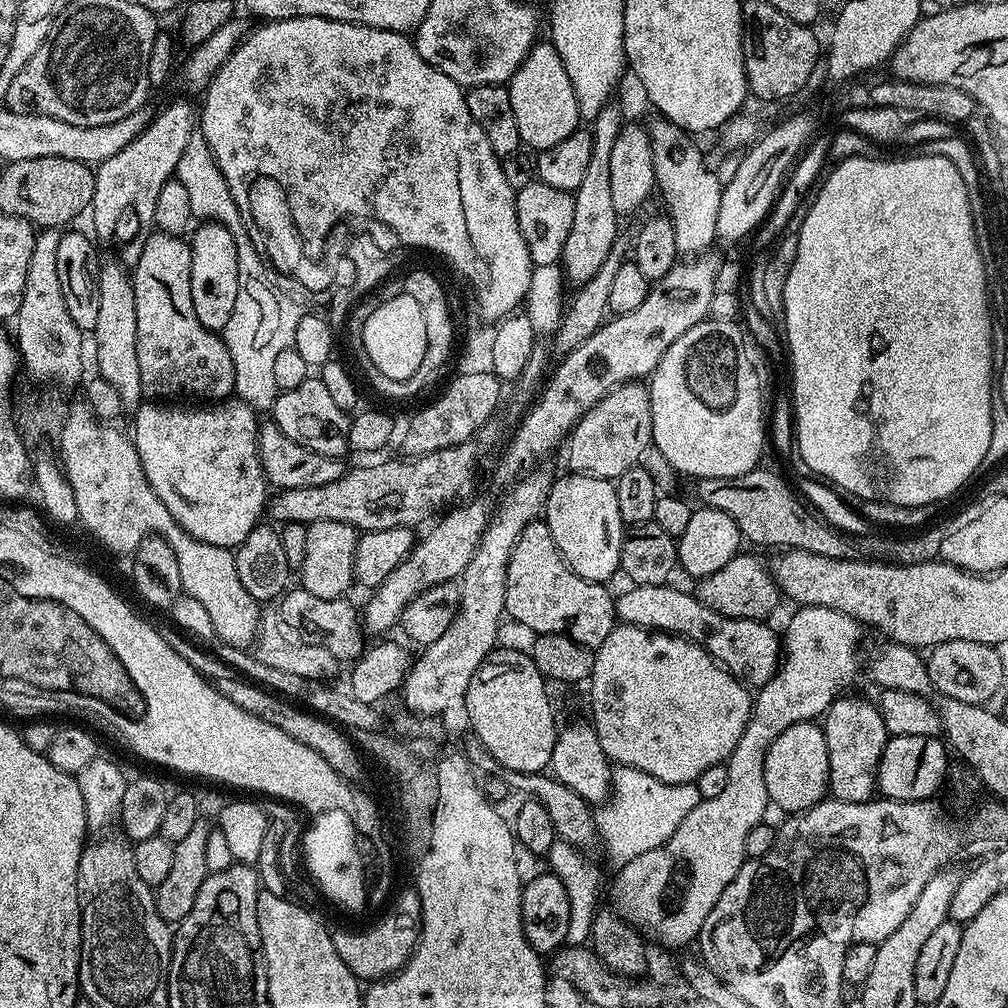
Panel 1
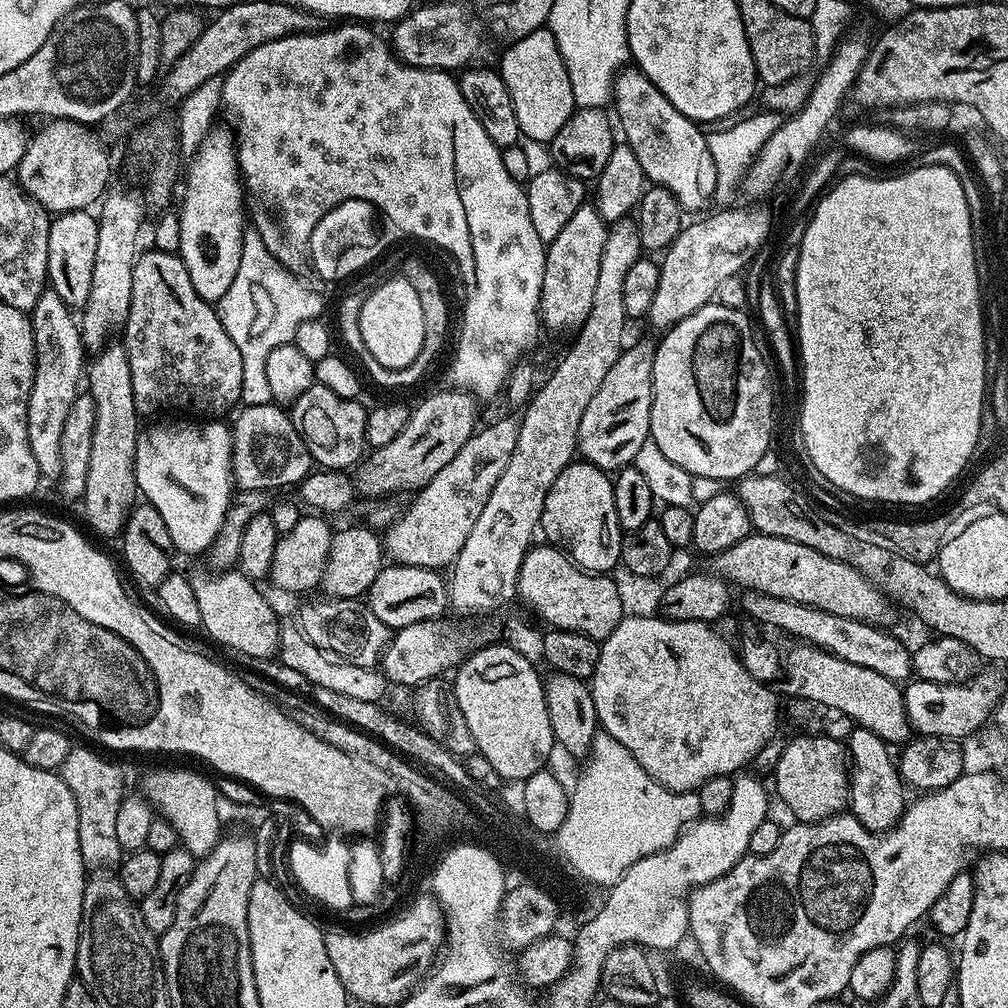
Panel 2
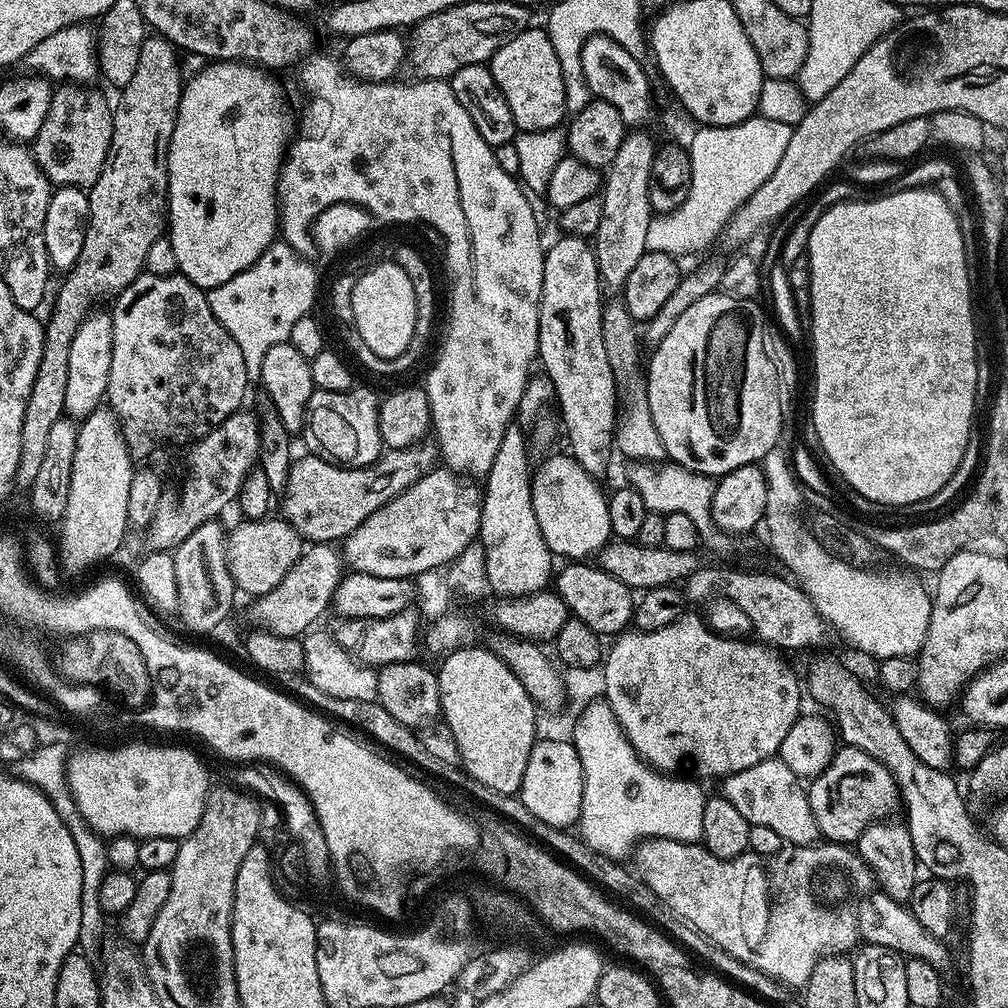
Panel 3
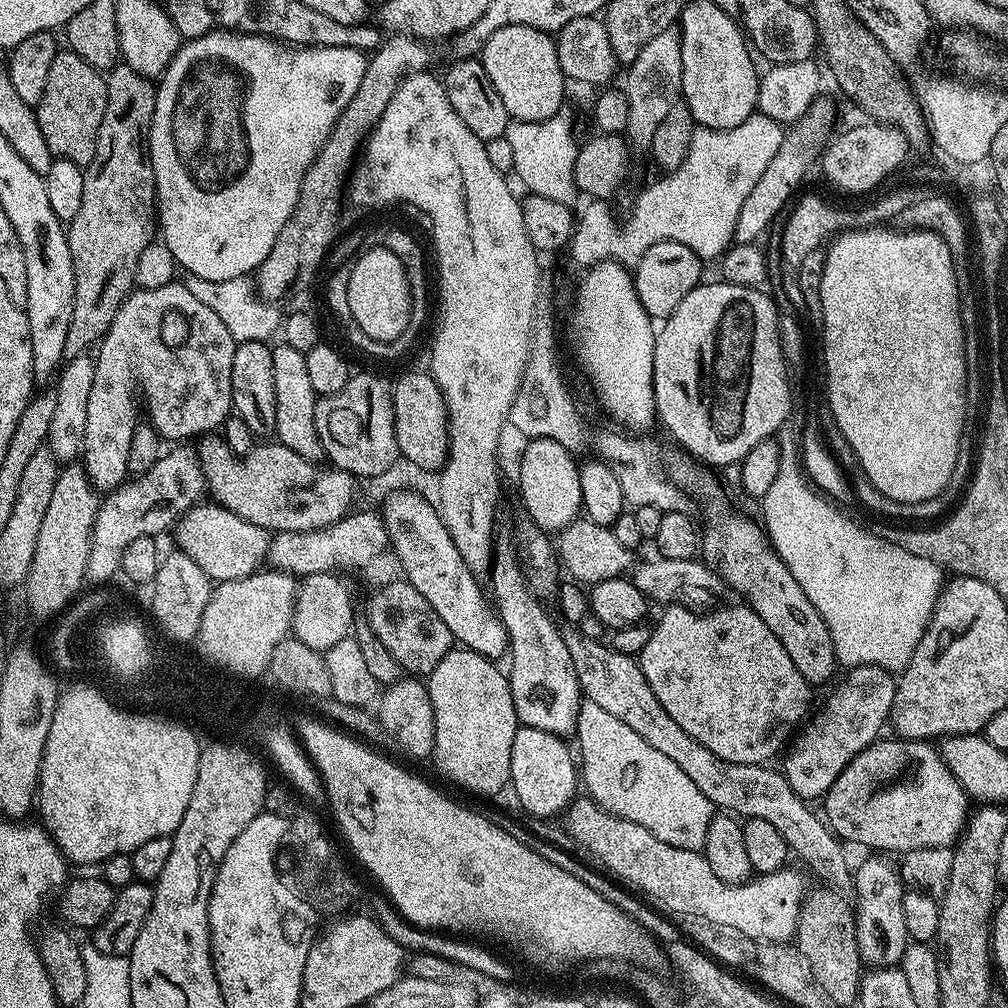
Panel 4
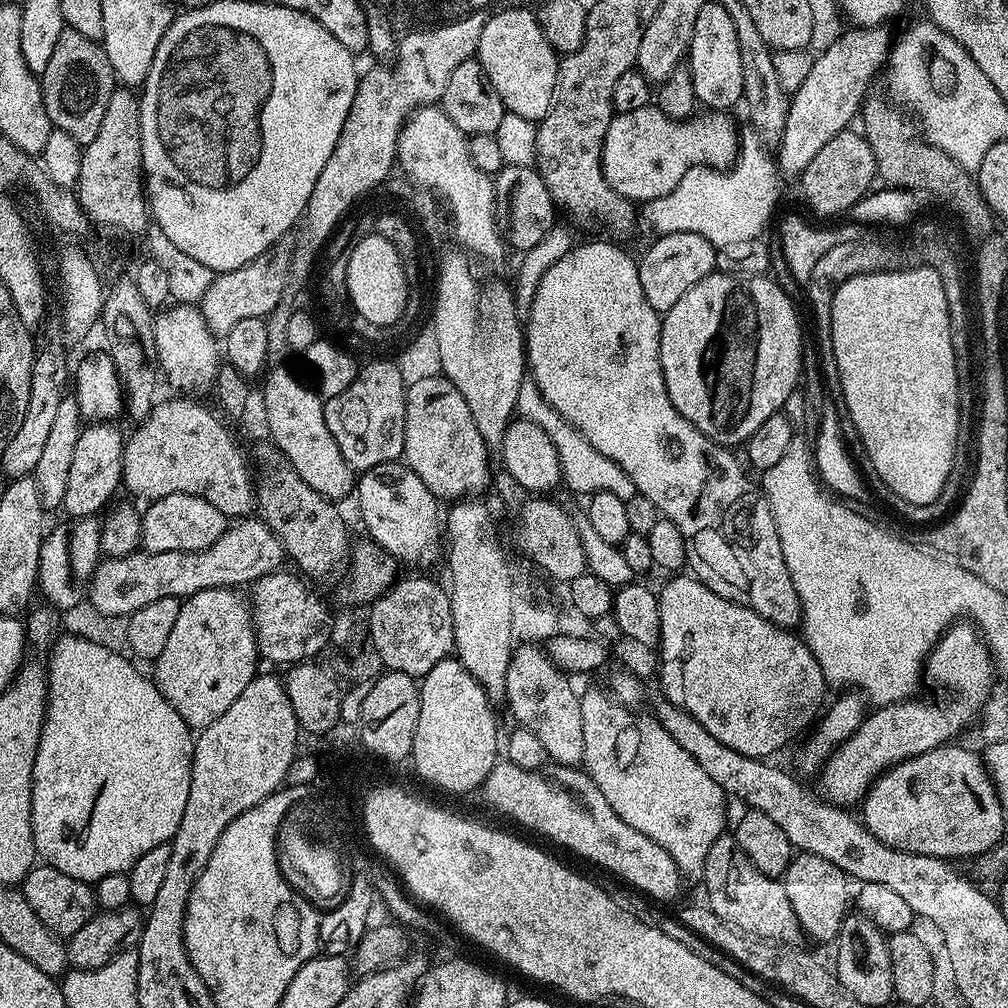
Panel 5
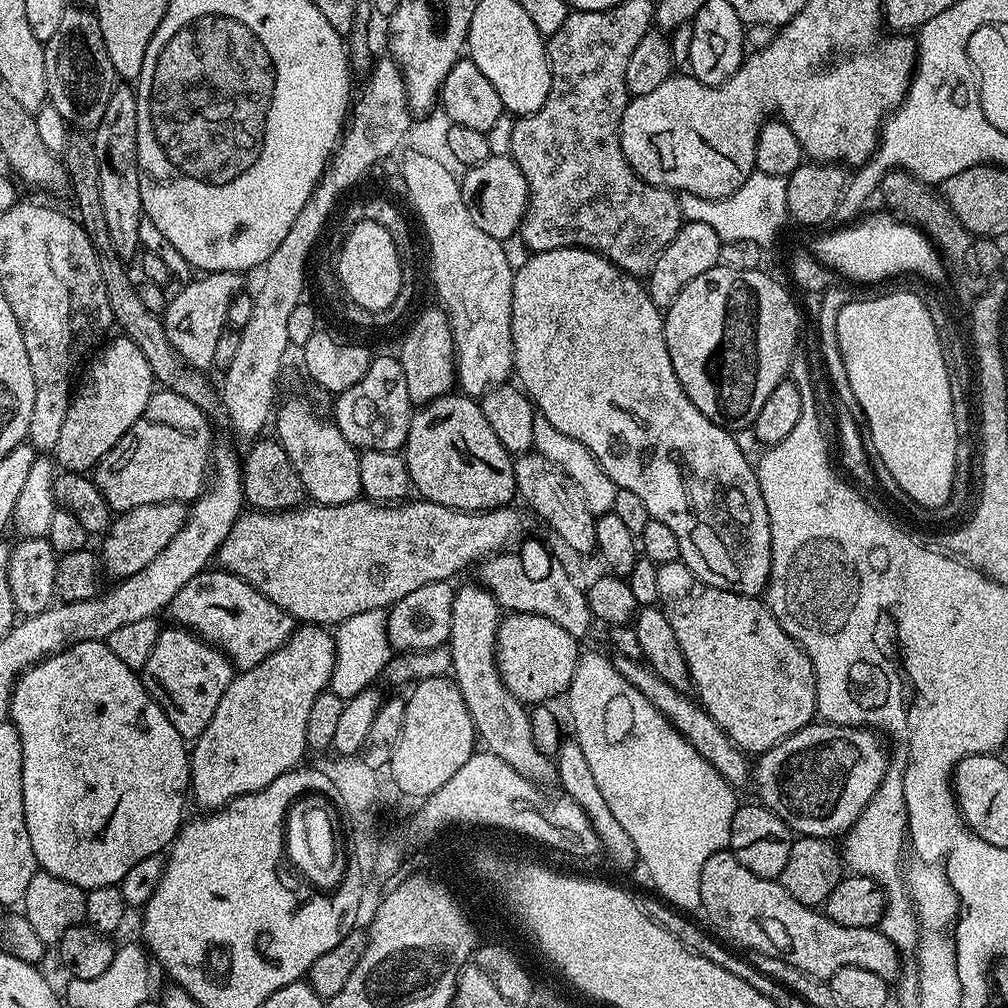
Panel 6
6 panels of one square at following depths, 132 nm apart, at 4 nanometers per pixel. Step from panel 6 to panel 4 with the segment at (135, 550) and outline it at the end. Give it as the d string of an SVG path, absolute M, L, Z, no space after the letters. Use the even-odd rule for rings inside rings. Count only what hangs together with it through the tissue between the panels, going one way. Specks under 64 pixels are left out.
M201 502L191 508L176 523L175 536L175 547L194 558L194 562L198 562L198 566L202 566L202 570L214 582L246 578L261 571L268 559L268 529L256 526L254 522L246 522L246 518L238 518L238 514L215 502Z

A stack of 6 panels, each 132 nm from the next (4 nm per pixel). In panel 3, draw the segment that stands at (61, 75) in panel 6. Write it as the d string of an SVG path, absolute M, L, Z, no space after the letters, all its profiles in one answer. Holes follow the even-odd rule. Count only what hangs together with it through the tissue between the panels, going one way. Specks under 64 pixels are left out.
M61 83L52 93L42 130L38 130L35 140L31 141L30 151L53 186L87 190L98 174L102 174L110 150L114 108L110 100L108 104L107 98L94 89L83 84Z

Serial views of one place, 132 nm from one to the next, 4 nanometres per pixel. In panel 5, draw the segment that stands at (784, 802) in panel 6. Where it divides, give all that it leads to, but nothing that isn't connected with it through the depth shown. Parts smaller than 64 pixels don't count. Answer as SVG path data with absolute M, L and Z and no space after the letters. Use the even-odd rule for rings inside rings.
M957 622L944 631L940 641L936 643L928 659L924 661L923 679L928 680L936 688L944 688L944 696L948 700L920 700L921 698L909 698L901 700L898 704L885 704L877 707L876 712L869 711L865 715L864 722L846 742L842 742L832 751L832 757L824 763L818 780L824 783L828 791L827 799L836 806L859 805L864 795L868 793L874 781L888 769L908 760L918 754L926 754L935 748L941 748L943 744L955 741L956 736L968 723L975 721L981 715L984 704L994 691L992 679L998 676L998 669L993 661L991 652L988 651L988 643L971 623Z

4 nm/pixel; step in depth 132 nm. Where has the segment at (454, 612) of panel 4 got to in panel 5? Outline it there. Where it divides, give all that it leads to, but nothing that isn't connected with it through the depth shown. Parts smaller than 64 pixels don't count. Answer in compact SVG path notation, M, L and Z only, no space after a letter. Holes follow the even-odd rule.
M391 460L382 466L365 468L359 473L354 489L354 500L360 503L360 516L364 519L364 528L369 532L371 543L377 544L388 552L401 565L413 564L413 569L428 570L436 559L442 556L442 508L436 496L426 490L422 478L414 474L407 464Z

